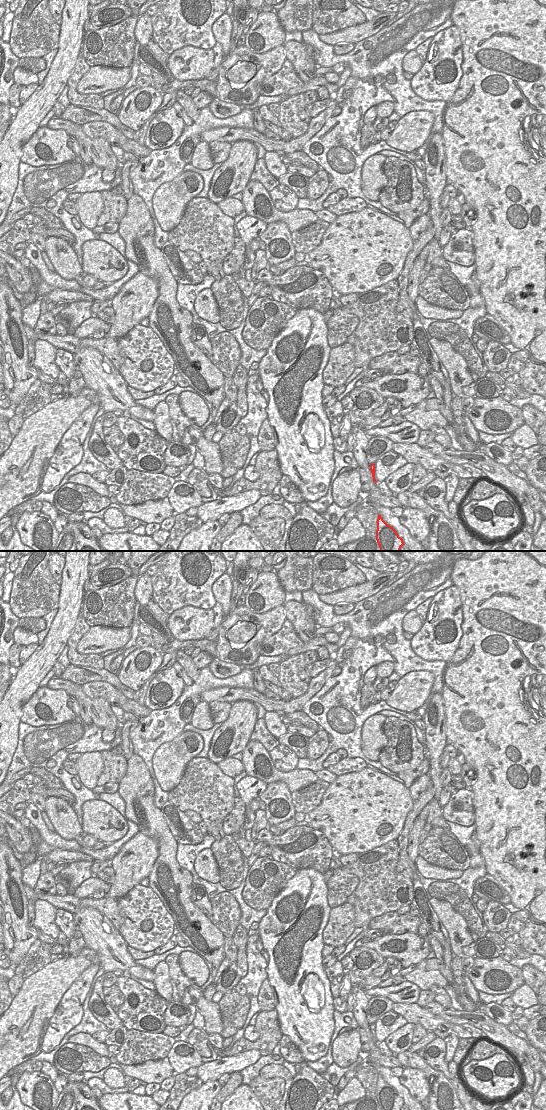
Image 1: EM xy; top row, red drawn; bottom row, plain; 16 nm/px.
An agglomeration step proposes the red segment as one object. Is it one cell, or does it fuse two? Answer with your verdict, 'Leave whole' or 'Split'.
Leave whole.

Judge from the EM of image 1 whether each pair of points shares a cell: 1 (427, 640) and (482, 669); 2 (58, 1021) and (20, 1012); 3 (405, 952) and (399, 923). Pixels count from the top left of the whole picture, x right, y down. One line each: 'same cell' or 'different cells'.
1: different cells
2: different cells
3: different cells

